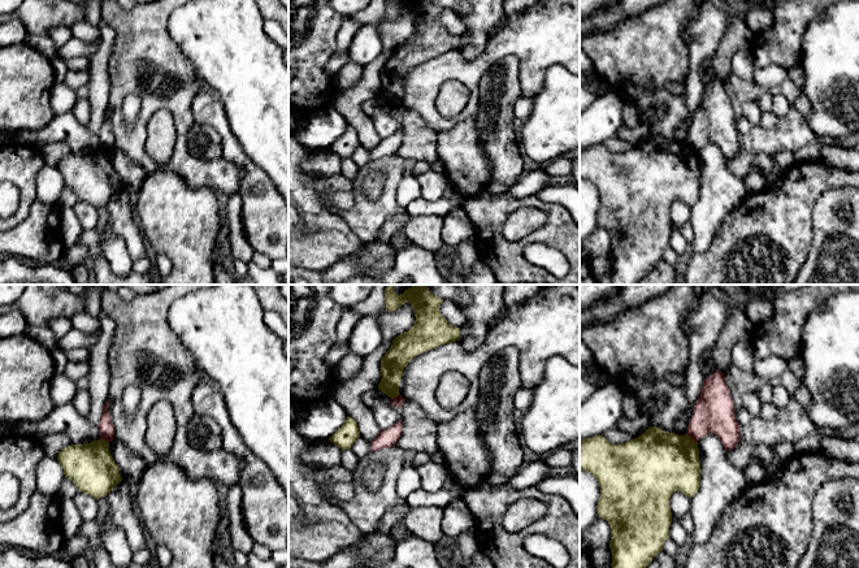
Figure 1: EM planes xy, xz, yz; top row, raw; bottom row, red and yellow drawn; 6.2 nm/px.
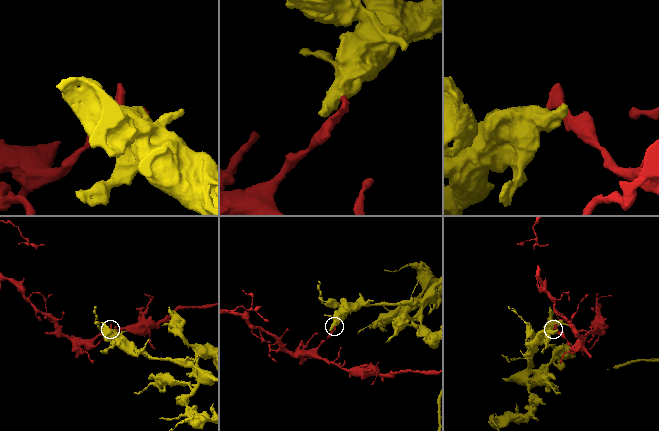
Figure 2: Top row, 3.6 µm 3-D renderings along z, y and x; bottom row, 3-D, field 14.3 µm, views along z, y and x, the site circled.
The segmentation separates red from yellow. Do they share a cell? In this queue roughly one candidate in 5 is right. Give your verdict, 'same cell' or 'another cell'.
another cell

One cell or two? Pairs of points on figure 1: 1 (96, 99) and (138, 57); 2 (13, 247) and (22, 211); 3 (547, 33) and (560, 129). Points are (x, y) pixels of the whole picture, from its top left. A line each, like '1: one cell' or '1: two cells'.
1: two cells
2: two cells
3: two cells

